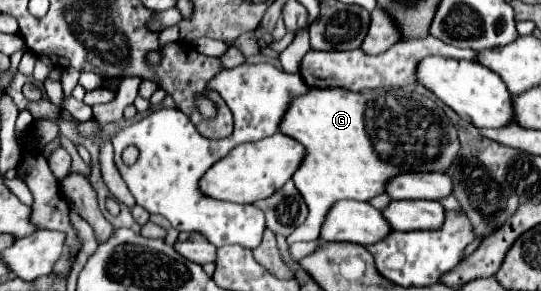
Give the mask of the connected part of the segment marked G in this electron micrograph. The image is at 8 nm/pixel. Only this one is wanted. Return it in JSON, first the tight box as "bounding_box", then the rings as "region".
{"bounding_box":[279,87,459,243],"region":[[[309,87],[307,93],[297,95],[291,99],[283,121],[279,123],[279,131],[305,147],[305,157],[299,169],[293,173],[293,183],[303,195],[305,203],[309,205],[307,221],[297,227],[287,237],[287,243],[297,241],[317,241],[319,239],[319,225],[327,215],[327,209],[341,199],[355,199],[367,201],[375,195],[385,193],[383,185],[387,179],[399,173],[421,173],[421,171],[445,171],[459,153],[459,139],[457,129],[453,123],[443,115],[443,109],[437,101],[423,97],[419,93],[409,93],[401,89],[377,89],[369,93],[353,93],[339,87]]]}

